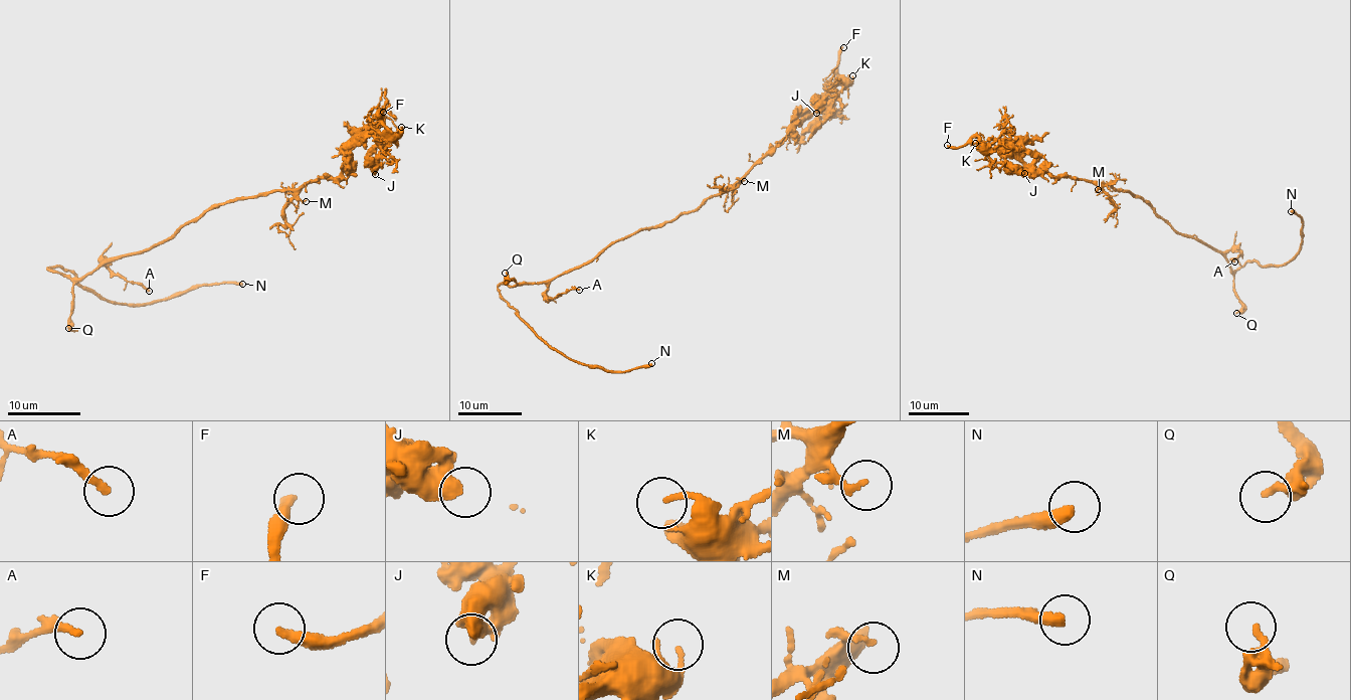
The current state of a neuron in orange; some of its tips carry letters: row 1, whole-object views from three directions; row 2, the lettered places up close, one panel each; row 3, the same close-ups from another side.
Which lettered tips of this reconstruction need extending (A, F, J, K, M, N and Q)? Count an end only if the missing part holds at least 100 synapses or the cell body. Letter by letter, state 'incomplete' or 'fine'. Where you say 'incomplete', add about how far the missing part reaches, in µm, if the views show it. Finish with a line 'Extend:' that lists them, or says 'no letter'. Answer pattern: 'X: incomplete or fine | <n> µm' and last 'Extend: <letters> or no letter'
A: fine
F: fine
J: fine
K: fine
M: fine
N: incomplete | 15 µm
Q: fine
Extend: N

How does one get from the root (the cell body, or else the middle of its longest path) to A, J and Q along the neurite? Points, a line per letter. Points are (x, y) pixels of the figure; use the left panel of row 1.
A: (169, 240), (105, 260), (105, 266), (112, 271), (129, 281), (141, 283), (149, 291)
J: (169, 240), (185, 224), (221, 204), (294, 189), (341, 173), (350, 151), (377, 134), (387, 145), (375, 174)
Q: (169, 240), (146, 249), (106, 258), (80, 277), (73, 285), (73, 303), (68, 322), (71, 326), (68, 328)

